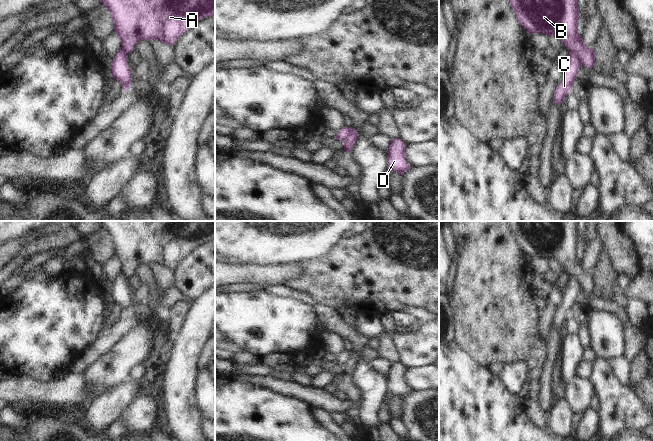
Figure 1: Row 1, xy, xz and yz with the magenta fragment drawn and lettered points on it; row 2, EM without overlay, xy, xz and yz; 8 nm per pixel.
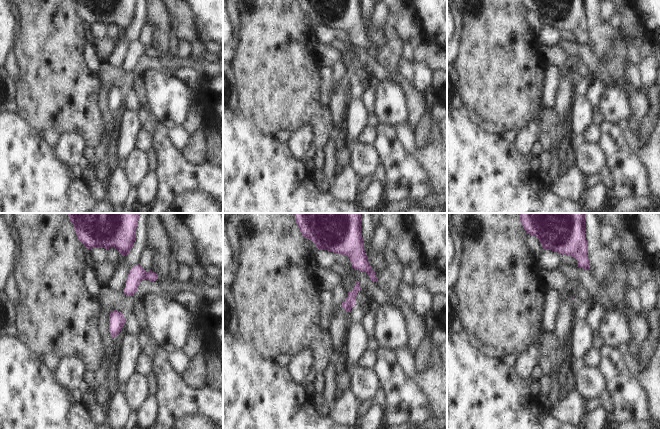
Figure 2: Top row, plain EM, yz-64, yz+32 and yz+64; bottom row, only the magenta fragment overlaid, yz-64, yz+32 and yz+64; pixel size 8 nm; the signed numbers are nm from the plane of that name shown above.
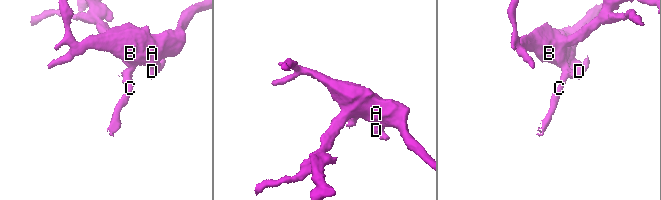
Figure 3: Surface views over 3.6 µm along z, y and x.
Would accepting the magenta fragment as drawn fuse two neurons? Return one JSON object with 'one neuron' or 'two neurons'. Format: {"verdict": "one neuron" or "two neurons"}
{"verdict": "two neurons"}

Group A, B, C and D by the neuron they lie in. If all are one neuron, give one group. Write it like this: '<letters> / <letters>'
A B D / C

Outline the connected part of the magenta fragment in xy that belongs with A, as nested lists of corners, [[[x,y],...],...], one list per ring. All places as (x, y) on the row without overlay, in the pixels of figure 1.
[[[98,221],[111,238],[114,255],[122,267],[122,274],[128,278],[134,275],[141,264],[159,264],[172,270],[194,247],[215,240],[215,221]]]

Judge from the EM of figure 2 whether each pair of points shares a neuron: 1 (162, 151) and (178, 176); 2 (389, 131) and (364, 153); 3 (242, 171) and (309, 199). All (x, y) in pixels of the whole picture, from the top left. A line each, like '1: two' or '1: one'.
1: one
2: two
3: one

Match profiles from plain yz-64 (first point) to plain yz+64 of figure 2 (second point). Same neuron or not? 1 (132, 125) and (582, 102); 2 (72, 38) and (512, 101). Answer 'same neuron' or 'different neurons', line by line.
1: same neuron
2: same neuron

